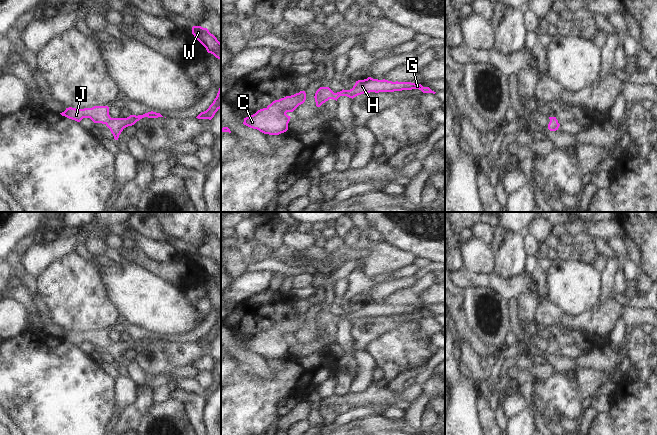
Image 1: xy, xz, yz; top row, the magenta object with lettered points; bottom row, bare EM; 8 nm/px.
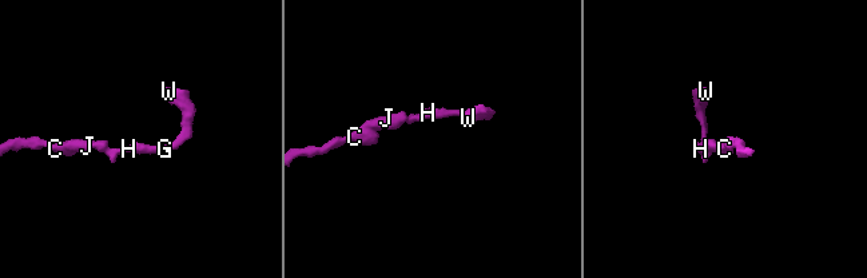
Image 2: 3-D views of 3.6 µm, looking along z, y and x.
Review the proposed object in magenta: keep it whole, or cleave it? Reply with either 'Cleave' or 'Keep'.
Keep.

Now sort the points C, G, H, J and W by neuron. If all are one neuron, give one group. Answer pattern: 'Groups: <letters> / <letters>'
Groups: C G H J W.

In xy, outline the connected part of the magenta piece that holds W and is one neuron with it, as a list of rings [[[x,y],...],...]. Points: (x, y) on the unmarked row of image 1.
[[[193,250],[192,258],[206,272],[208,277],[211,277],[216,282],[221,283],[221,267],[209,256],[207,252]]]

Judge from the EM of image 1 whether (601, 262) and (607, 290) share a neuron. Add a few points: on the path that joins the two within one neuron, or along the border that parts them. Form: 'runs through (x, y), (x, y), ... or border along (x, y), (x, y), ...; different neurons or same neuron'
border along (608, 259), (602, 272); different neurons

